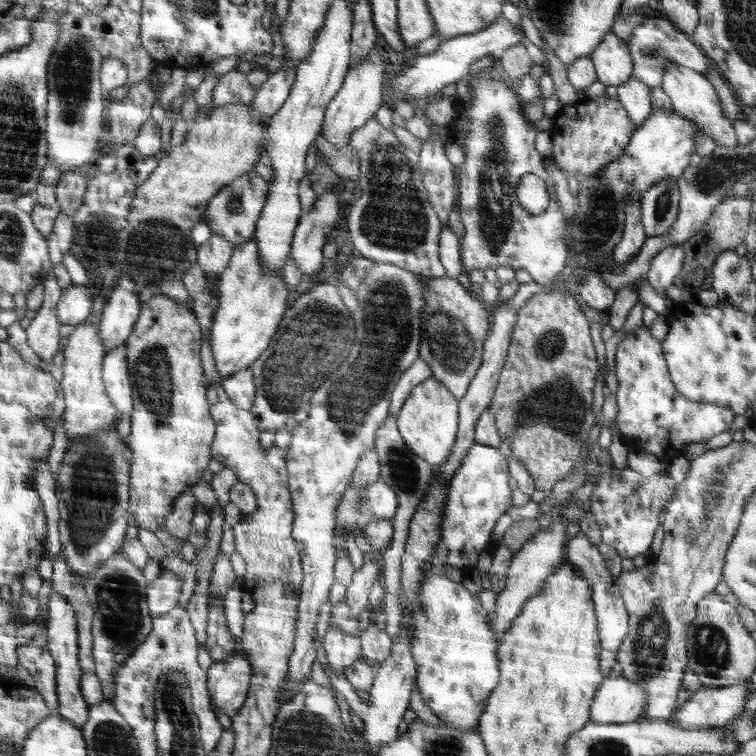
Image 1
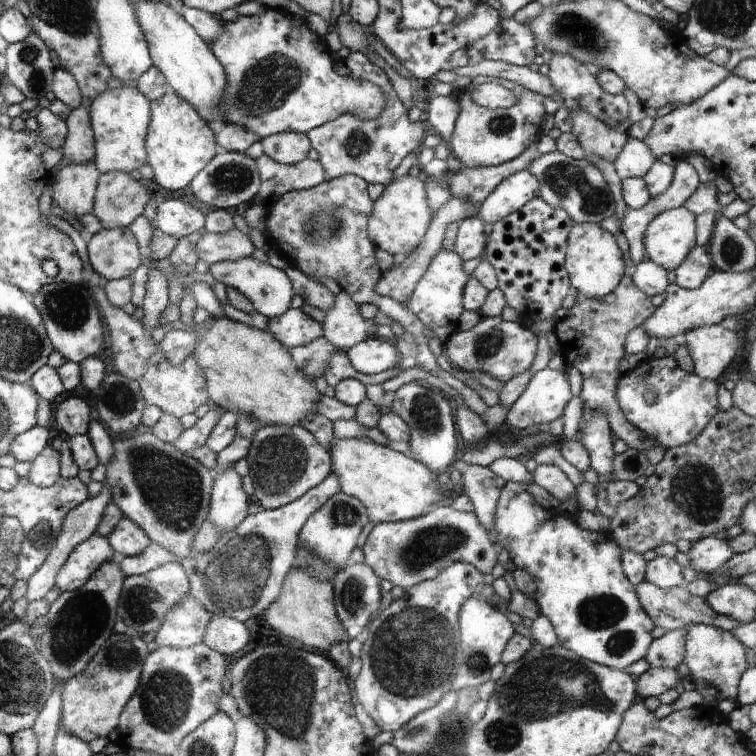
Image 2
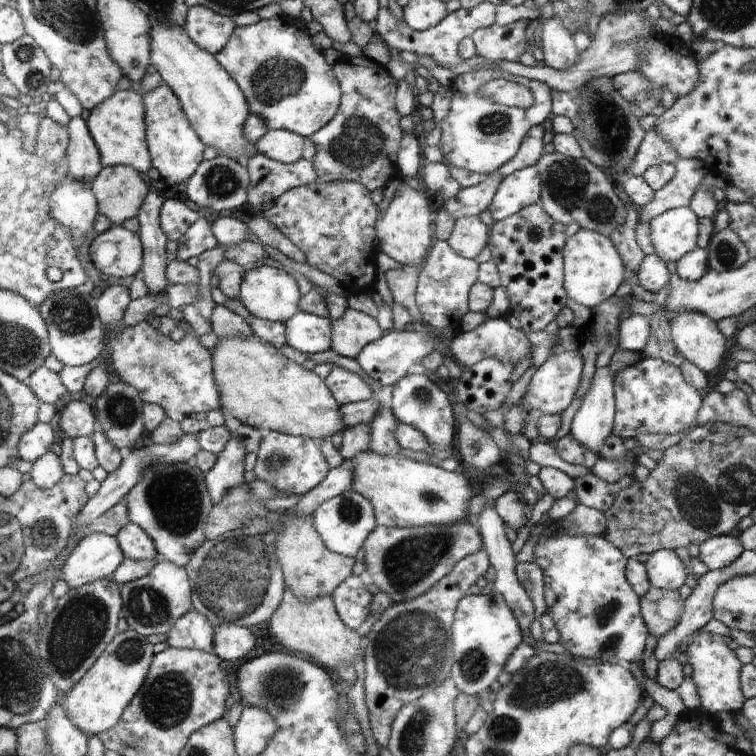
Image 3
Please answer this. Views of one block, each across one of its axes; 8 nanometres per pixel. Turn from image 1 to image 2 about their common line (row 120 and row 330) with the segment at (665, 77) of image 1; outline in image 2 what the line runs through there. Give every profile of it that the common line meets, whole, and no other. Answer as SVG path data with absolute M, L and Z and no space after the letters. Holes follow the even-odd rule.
M720 323L698 327L679 337L689 346L696 376L716 381L738 350L738 336Z

